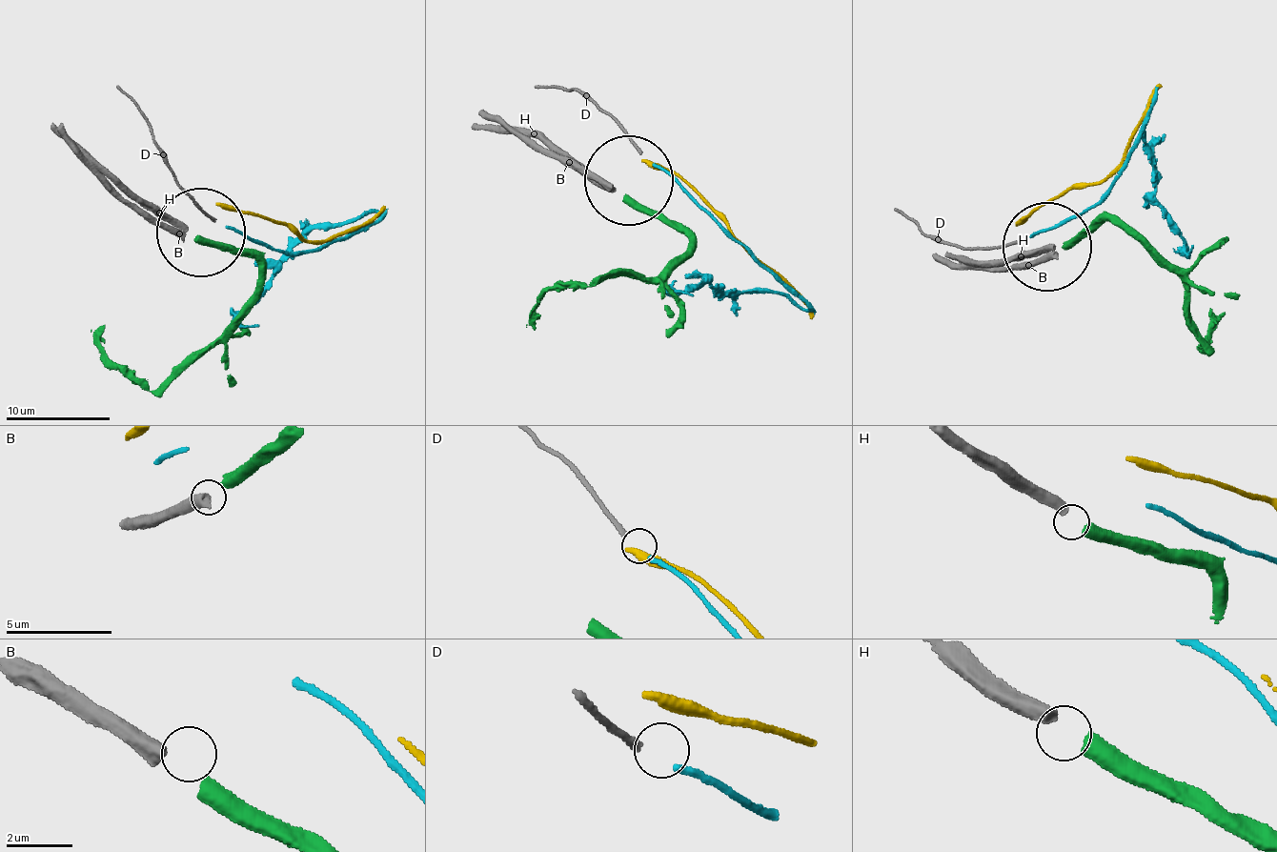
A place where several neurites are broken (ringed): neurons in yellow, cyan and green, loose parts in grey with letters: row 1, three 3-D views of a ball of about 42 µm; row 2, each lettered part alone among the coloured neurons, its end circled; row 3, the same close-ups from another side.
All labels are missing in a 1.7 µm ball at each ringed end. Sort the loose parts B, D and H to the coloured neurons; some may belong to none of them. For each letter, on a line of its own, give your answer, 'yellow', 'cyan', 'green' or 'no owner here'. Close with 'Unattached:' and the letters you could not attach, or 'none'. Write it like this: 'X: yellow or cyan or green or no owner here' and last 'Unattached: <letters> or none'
B: no owner here
D: cyan
H: green
Unattached: B

